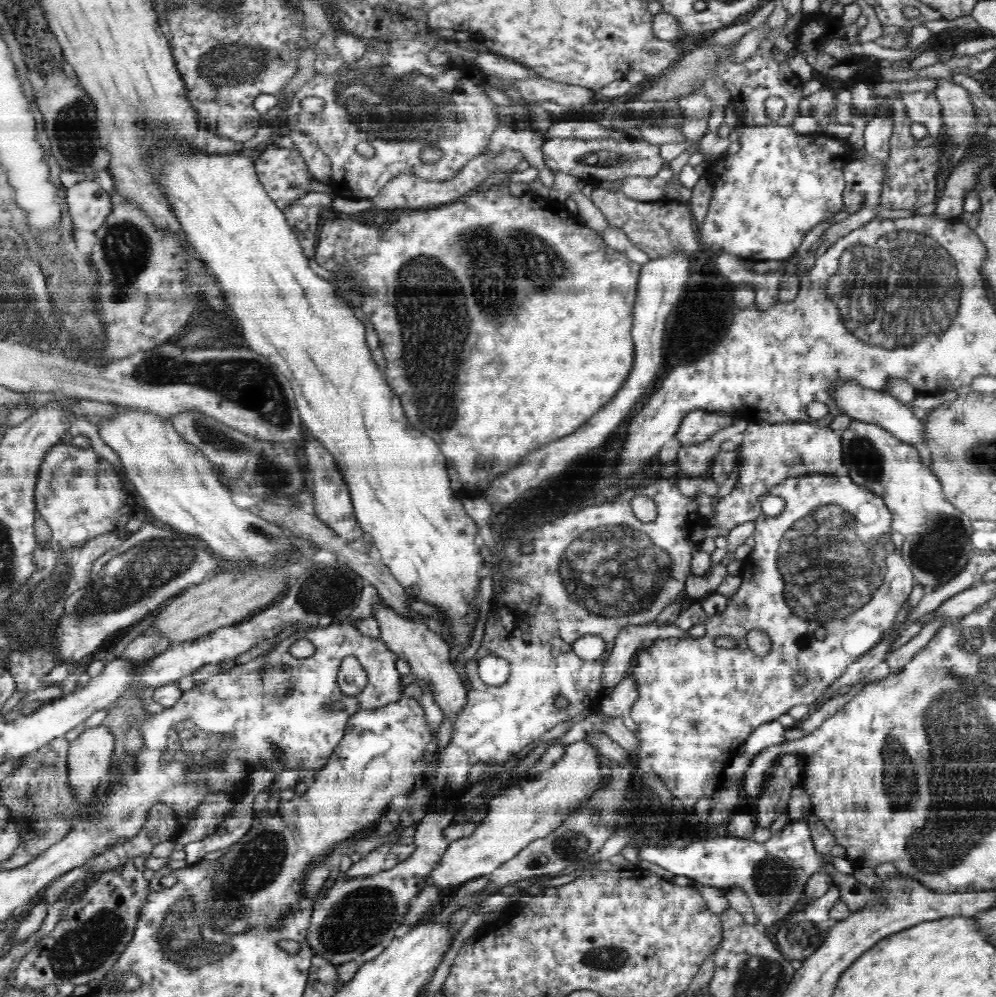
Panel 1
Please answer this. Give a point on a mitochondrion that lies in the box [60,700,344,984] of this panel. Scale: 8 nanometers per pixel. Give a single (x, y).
(196, 753)

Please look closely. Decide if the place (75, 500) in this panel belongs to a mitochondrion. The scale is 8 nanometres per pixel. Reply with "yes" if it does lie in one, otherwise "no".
no

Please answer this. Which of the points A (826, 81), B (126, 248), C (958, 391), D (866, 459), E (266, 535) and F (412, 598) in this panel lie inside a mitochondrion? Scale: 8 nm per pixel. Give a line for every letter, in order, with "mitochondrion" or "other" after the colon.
A: other
B: mitochondrion
C: other
D: mitochondrion
E: mitochondrion
F: other

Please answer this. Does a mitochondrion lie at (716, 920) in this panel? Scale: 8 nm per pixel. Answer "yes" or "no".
no

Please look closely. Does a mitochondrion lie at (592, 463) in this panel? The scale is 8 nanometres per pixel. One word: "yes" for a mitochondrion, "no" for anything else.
no

